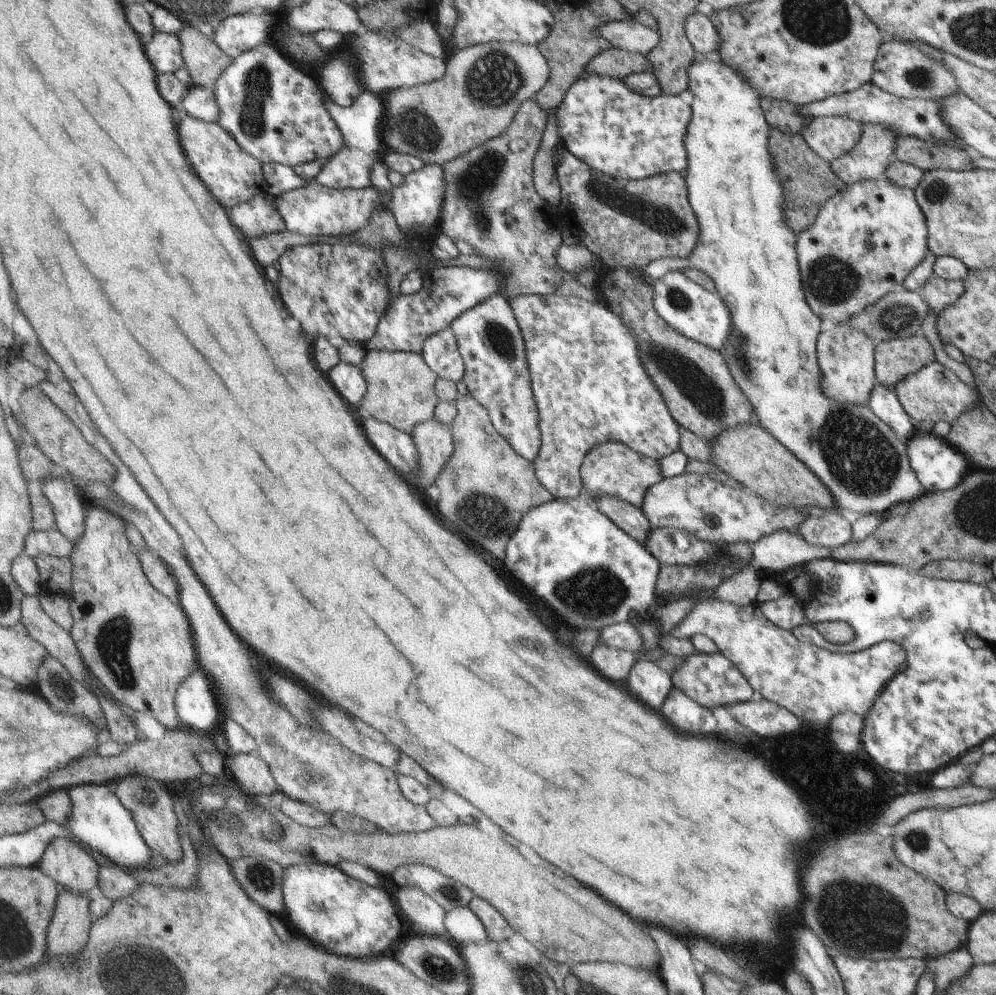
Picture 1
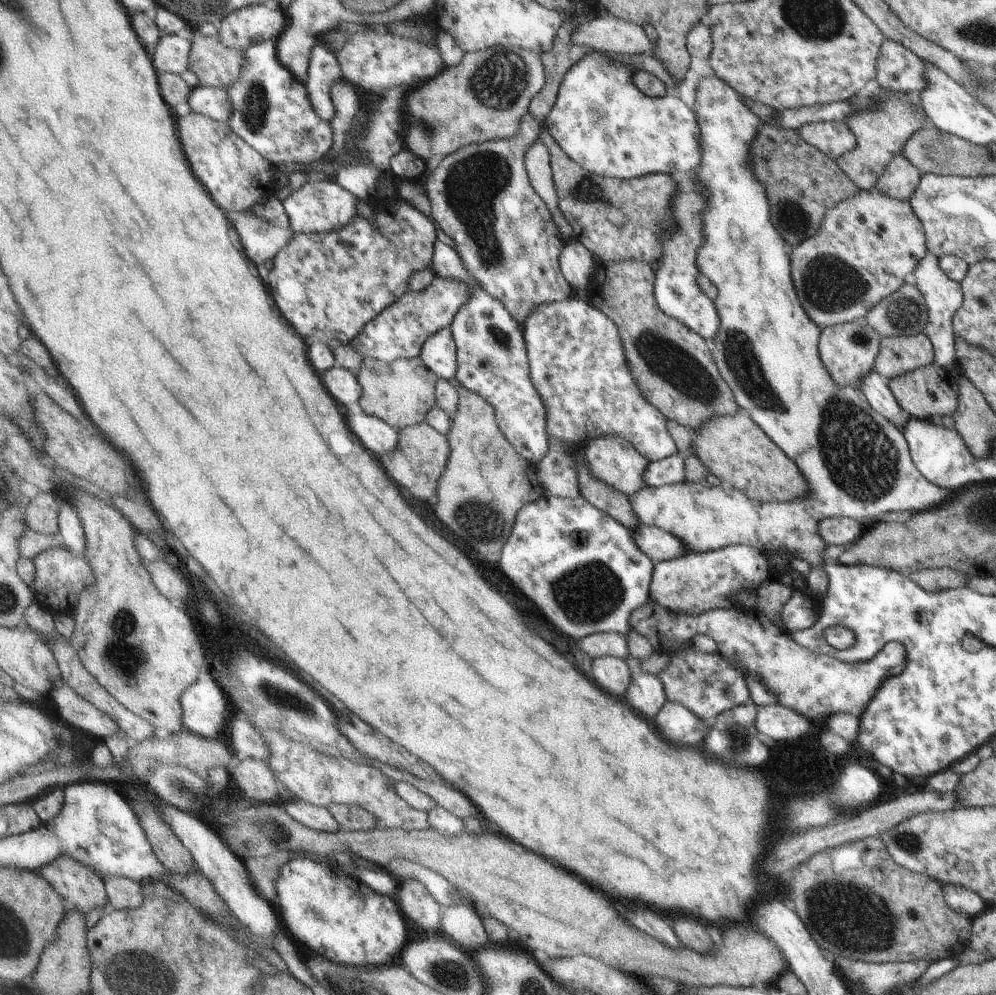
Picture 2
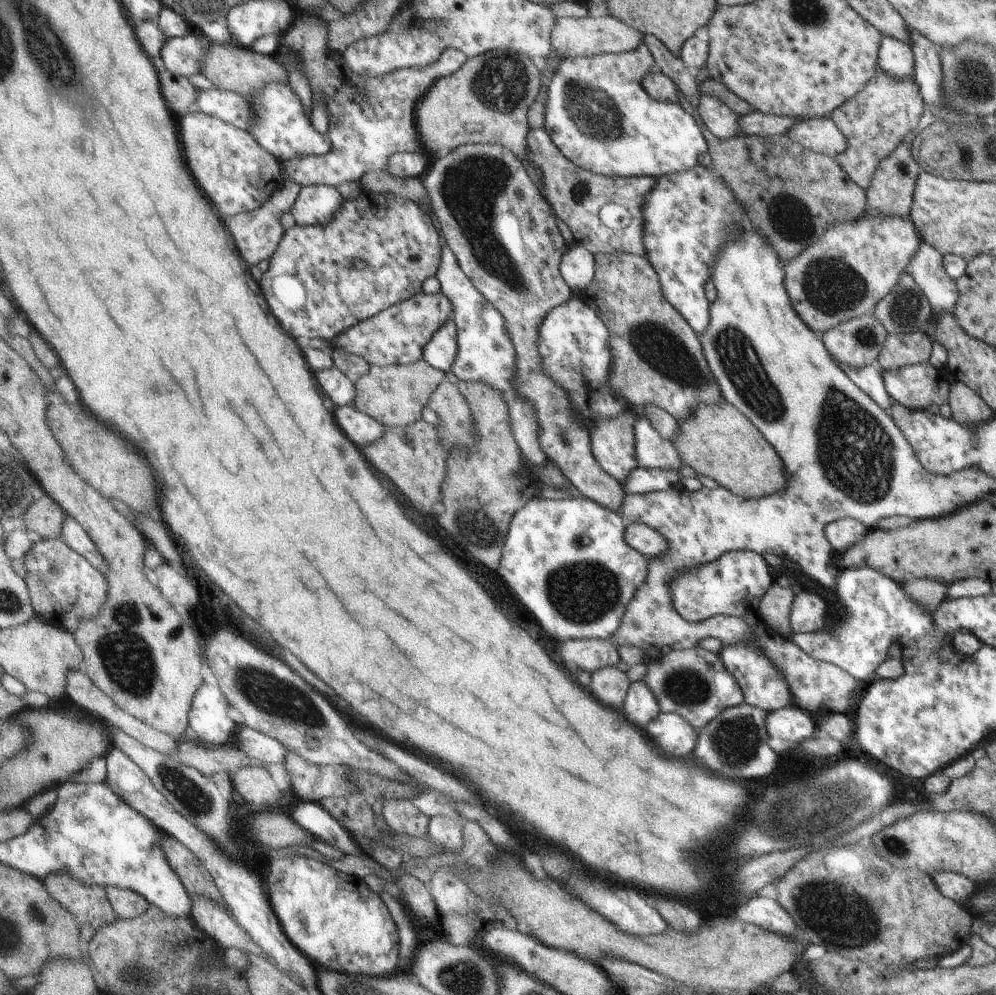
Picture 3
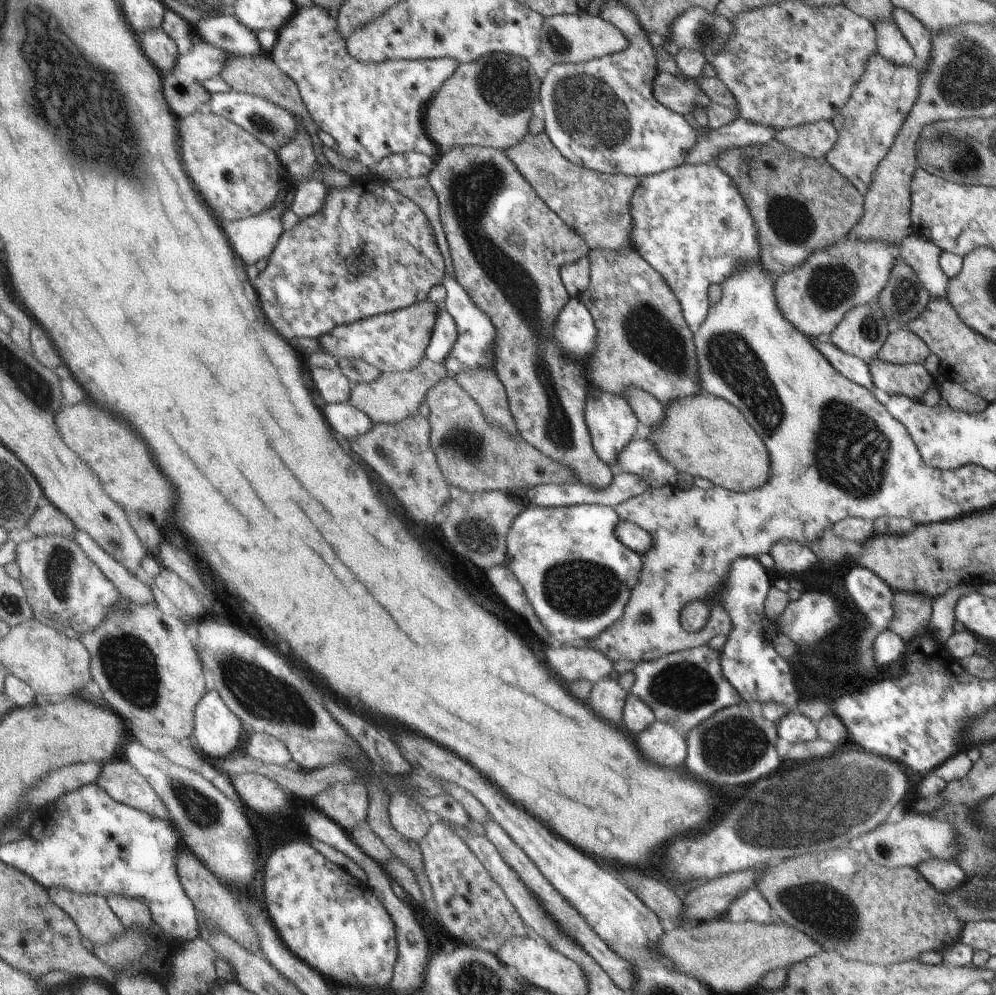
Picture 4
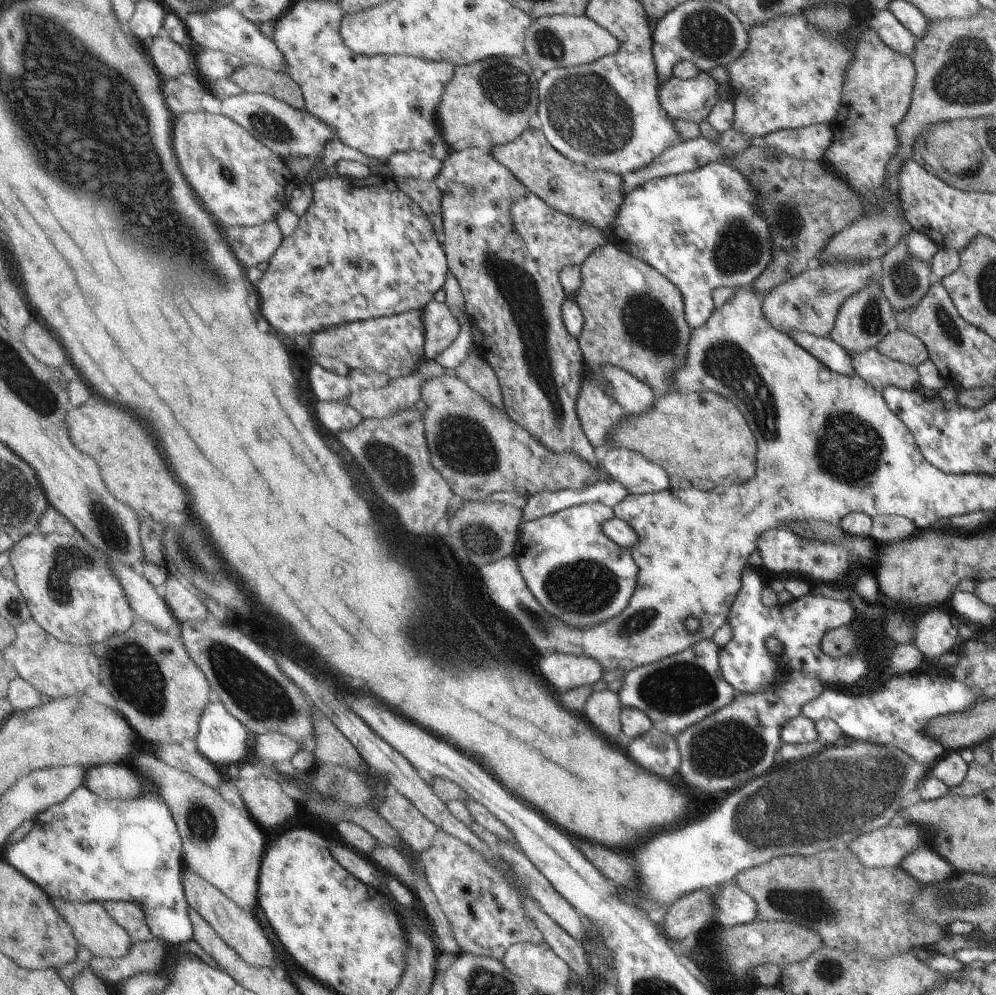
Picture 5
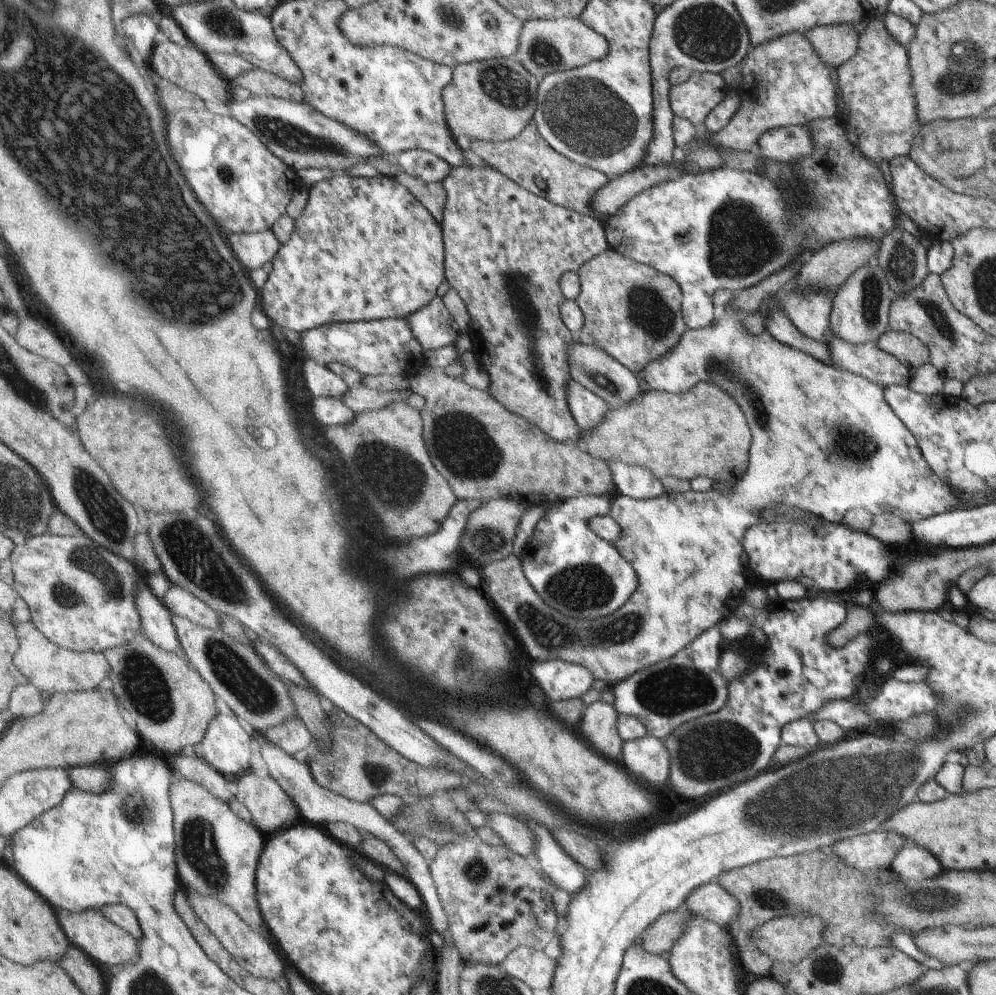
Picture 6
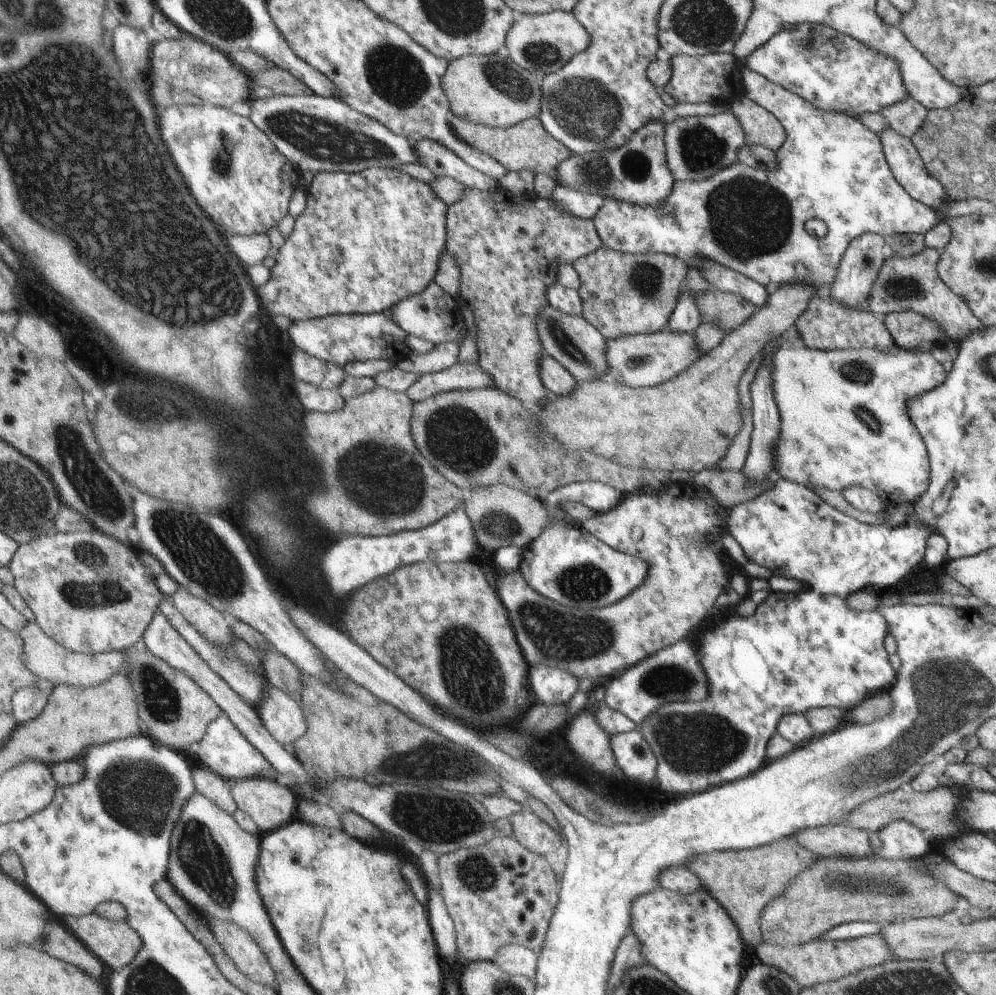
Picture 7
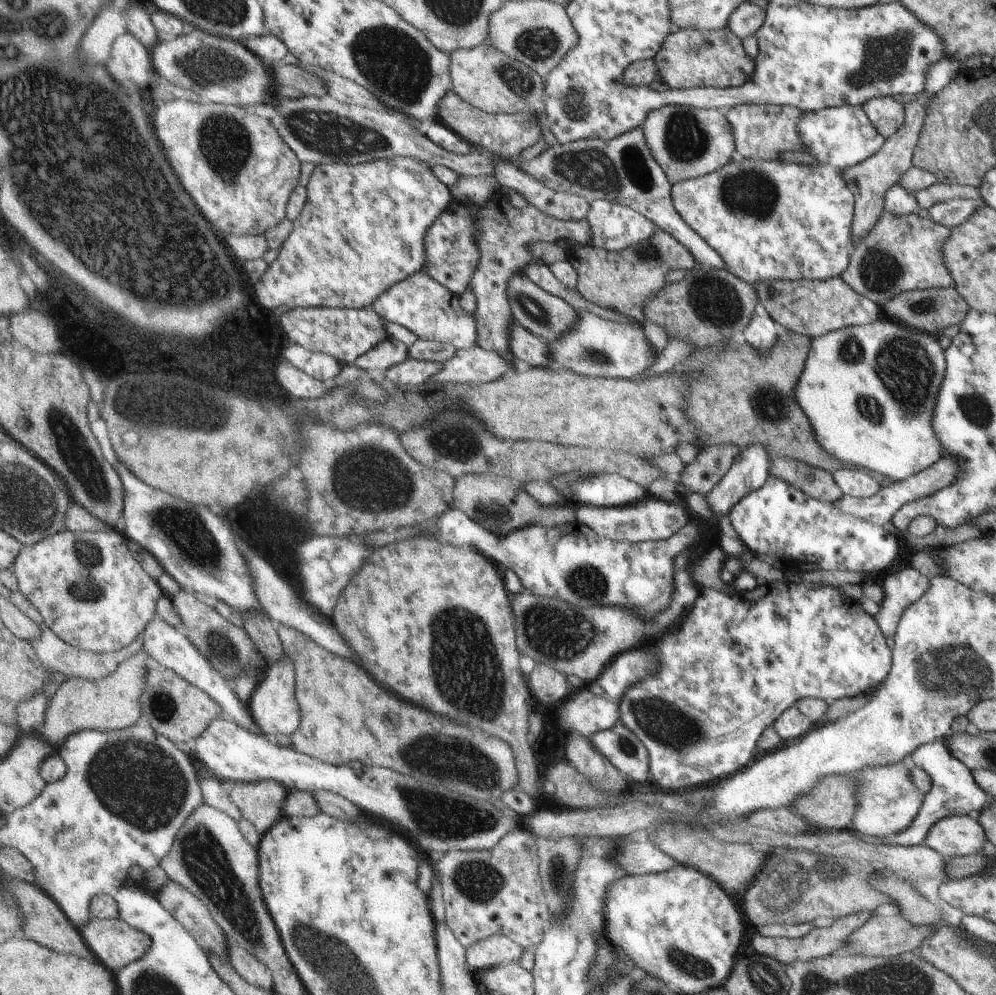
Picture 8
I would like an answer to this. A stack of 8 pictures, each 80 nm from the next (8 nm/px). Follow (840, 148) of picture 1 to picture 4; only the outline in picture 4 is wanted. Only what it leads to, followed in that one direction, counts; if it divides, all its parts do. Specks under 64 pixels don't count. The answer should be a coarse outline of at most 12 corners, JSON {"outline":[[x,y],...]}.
{"outline":[[834,121],[781,128],[772,140],[817,159],[833,148]]}

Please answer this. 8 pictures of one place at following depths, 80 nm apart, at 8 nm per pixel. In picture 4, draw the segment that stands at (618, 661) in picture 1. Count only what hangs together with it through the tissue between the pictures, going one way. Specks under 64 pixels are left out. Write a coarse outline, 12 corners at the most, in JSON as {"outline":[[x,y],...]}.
{"outline":[[599,678],[587,704],[619,726],[626,694],[615,678]]}

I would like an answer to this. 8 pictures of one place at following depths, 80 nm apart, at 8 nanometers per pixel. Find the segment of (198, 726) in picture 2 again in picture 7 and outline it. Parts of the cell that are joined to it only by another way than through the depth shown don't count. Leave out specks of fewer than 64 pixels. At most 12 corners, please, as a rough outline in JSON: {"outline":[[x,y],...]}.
{"outline":[[228,715],[193,750],[228,779],[274,771]]}

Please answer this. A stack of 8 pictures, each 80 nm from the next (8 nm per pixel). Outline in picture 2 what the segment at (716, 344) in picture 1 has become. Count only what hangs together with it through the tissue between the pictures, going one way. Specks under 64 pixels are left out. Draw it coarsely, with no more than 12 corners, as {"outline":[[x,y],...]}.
{"outline":[[676,182],[659,235],[658,307],[708,344],[720,328],[699,289],[706,188]]}

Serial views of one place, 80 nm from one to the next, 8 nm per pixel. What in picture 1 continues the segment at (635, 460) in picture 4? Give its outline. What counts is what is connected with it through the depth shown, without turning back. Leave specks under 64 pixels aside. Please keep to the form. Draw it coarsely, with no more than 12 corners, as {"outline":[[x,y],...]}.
{"outline":[[510,300],[555,498],[620,442],[656,461],[680,426],[601,302]]}

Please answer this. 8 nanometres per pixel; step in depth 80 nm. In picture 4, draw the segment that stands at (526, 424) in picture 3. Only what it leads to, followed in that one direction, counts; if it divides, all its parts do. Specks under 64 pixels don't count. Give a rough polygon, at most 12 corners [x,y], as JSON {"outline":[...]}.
{"outline":[[455,272],[444,273],[444,307],[456,344],[443,366],[495,373],[496,326]]}

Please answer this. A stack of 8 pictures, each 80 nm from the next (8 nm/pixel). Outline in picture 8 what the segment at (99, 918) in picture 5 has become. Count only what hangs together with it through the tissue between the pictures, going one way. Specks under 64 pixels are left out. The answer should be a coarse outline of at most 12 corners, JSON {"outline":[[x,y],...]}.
{"outline":[[119,917],[92,918],[81,934],[115,974],[143,959],[149,933]]}

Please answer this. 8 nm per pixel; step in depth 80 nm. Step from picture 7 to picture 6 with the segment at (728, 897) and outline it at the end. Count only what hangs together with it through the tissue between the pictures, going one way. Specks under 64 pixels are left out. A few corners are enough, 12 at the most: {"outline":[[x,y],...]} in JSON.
{"outline":[[830,846],[721,871],[734,940],[751,978],[772,960],[753,932],[773,917],[824,920],[823,944],[887,946],[859,872]]}

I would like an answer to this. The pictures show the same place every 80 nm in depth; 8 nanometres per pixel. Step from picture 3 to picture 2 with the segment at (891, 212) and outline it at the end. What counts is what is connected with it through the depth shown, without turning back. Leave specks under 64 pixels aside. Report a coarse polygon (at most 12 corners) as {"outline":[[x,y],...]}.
{"outline":[[899,153],[874,182],[879,192],[909,201],[919,172]]}

